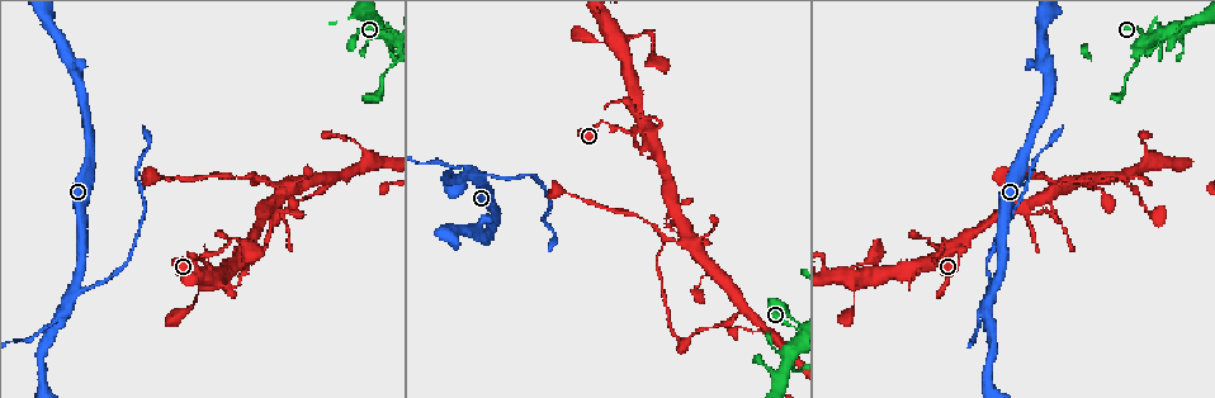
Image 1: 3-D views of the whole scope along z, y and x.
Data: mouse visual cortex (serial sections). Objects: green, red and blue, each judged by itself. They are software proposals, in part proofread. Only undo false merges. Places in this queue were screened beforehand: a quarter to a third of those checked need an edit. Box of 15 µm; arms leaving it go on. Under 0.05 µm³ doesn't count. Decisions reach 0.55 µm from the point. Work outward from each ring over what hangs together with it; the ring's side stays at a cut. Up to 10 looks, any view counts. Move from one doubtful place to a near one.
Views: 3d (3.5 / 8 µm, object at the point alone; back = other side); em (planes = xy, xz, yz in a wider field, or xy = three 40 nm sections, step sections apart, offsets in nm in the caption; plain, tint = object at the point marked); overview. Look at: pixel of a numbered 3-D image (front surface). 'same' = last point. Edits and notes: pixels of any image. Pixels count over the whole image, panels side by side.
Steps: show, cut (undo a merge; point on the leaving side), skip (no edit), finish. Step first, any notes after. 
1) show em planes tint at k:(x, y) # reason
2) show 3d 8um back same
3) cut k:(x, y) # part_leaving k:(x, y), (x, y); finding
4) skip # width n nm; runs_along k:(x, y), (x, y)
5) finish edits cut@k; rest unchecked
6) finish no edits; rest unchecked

show 3d 3.5um at 1:(653, 138) # looks like a crossing

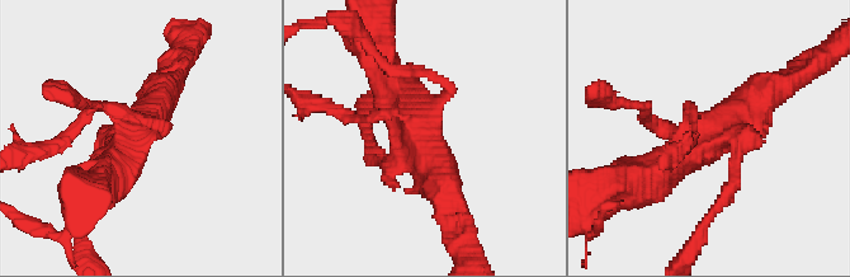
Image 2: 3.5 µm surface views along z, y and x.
show em xy step 1 tint at 2:(701, 131) # shape alone is not enough

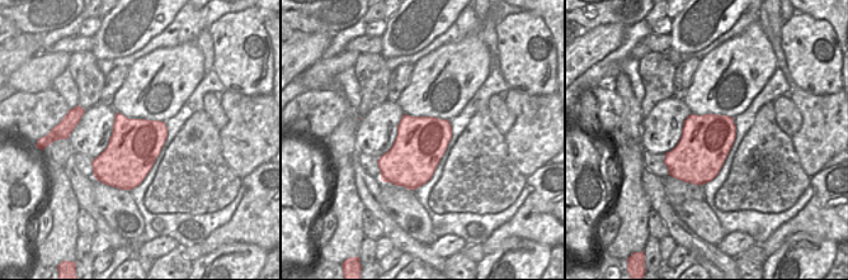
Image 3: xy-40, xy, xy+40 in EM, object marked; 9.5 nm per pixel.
show em planes tint same # another direction

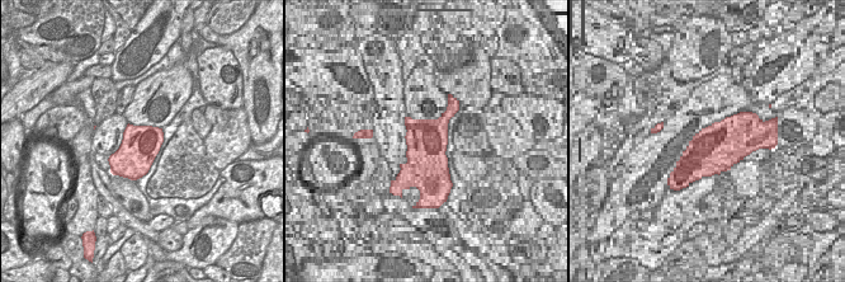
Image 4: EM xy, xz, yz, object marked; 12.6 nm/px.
cut 2:(368, 149) # width 480 nm; part_leaving 2:(738, 142), (732, 186), (690, 248); two cells meet here

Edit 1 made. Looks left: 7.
show overview # redraw

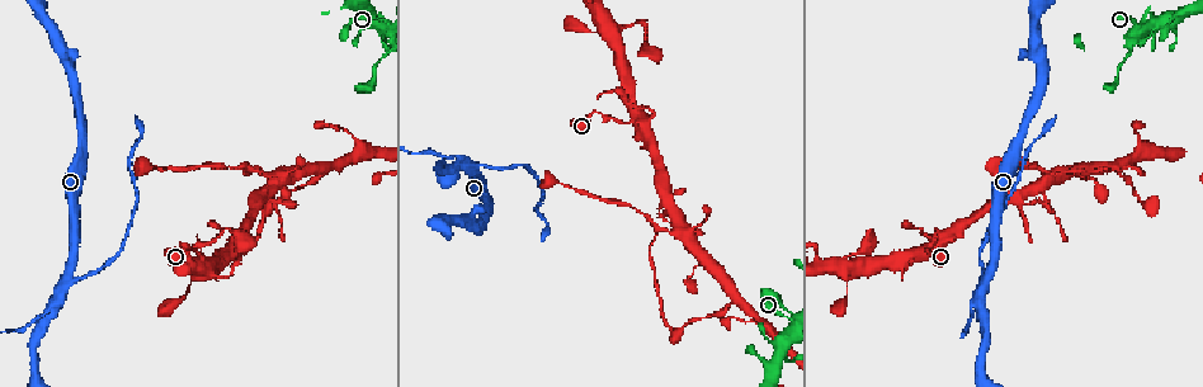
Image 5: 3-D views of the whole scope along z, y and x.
show 3d 3.5um at 5:(734, 299) # two arms in line, one across

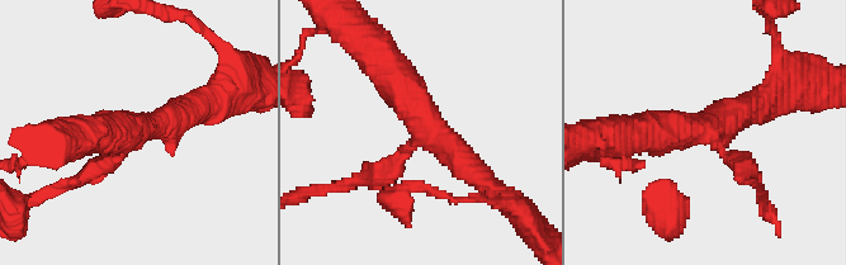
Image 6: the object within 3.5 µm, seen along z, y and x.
skip # runs_along 6:(382, 61), (433, 132), (487, 184); one cell here

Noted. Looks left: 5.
show 3d 3.5um at 5:(255, 171) # a fork

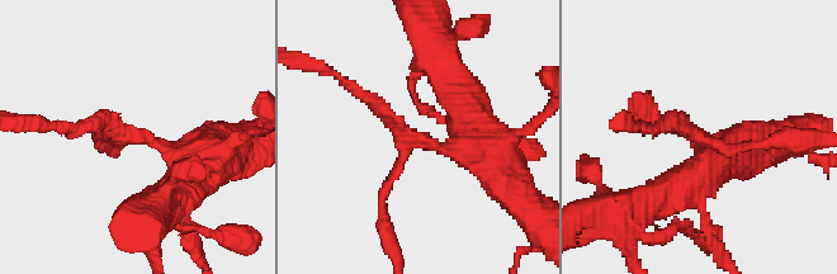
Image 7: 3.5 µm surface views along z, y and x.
show em xy step 3 tint at 7:(704, 138)

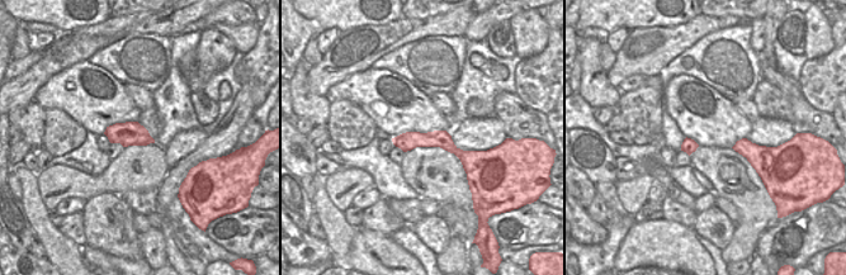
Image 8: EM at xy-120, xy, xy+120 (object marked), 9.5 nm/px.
cut 7:(402, 137) # width 170 nm; part_leaving 7:(441, 146), (414, 140), (340, 78); a second cell is stuck on

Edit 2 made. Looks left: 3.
show 3d 3.5um at 5:(458, 163) # sudden change in width

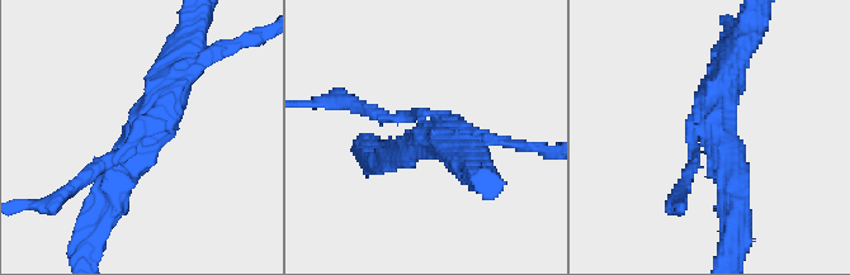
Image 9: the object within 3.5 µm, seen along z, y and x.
show em xy step 3 tint at 9:(141, 133) # arms 3; arm_widths 150, 350, 400 nm

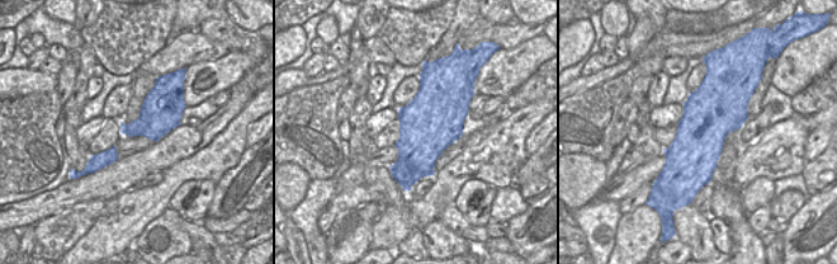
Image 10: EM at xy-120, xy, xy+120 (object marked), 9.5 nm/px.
cut 9:(249, 42) # part_leaving 9:(182, 65), (122, 162); two cells meet here

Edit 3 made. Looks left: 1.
finish edits cut@2, cut@7, cut@9; rest unchecked

